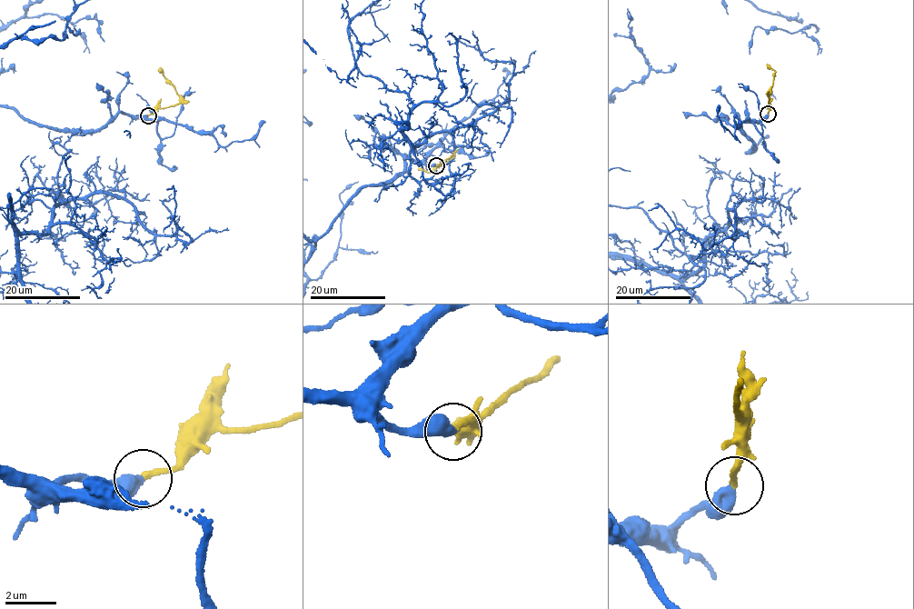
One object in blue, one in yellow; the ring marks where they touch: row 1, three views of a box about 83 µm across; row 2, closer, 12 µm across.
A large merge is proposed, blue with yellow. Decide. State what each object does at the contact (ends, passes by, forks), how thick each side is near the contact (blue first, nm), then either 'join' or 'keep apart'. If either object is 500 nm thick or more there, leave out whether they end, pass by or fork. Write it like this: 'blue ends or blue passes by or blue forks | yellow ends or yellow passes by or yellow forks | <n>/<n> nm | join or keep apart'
500/240 nm | join

